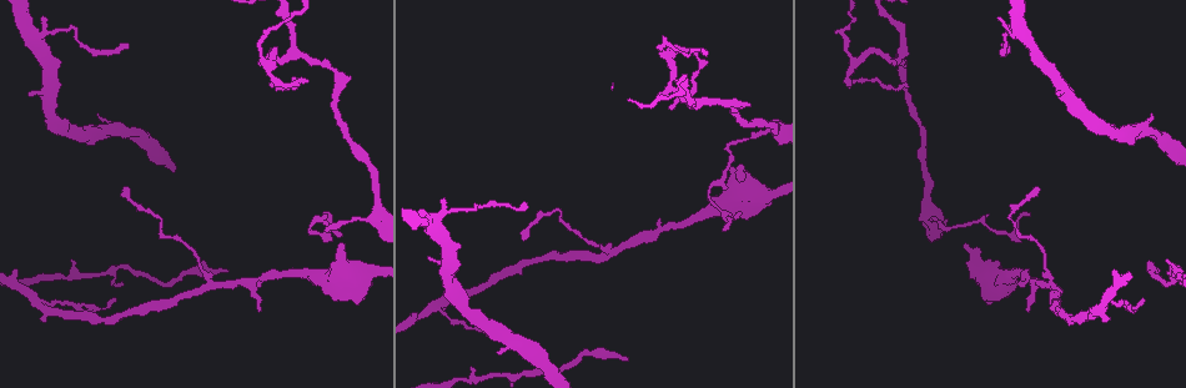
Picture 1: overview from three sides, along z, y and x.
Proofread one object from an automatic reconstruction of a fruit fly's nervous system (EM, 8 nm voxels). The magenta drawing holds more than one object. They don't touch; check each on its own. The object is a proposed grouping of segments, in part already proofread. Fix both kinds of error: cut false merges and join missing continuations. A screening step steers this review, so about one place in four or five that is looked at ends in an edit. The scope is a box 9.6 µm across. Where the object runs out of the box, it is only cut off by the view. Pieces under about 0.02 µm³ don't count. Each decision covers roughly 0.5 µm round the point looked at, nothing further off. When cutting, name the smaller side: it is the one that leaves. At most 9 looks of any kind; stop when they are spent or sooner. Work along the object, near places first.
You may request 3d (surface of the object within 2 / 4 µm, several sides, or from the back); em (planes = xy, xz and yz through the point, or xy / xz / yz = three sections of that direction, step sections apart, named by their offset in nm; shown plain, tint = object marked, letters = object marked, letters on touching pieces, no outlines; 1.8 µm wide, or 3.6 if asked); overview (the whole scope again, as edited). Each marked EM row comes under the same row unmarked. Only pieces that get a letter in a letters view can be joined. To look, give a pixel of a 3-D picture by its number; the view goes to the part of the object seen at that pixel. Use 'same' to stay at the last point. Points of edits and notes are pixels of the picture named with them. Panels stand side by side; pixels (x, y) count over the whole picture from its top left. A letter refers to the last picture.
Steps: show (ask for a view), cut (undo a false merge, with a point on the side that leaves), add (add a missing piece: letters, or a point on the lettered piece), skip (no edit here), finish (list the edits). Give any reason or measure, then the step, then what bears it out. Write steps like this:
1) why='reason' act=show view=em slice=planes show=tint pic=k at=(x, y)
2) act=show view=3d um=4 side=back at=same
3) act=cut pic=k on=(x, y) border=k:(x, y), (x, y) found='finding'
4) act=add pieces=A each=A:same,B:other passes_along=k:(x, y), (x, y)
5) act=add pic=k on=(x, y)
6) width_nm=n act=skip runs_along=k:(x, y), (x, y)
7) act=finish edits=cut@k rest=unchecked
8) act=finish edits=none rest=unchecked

why='tapers out' act=show view=em slice=xz step=8 show=letters pic=1 at=(1143, 299)

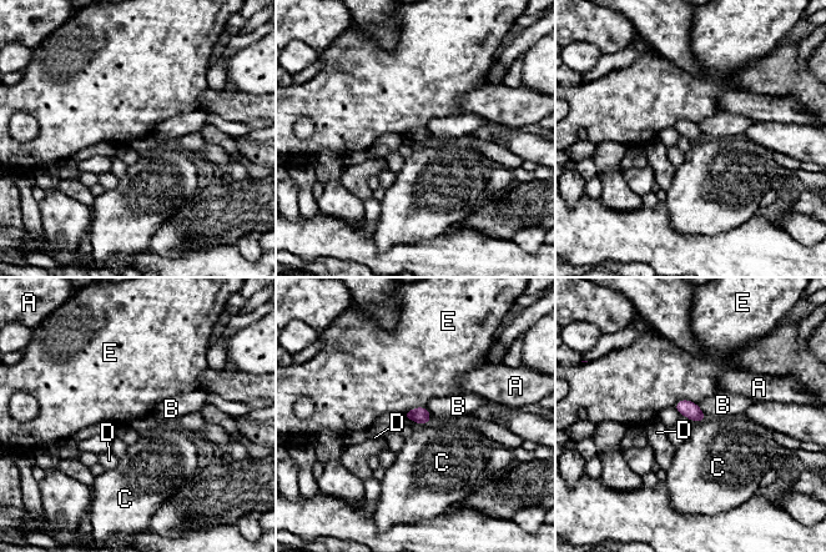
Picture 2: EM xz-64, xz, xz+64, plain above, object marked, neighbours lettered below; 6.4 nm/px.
act=skip each=A:other,B:other,C:other,D:other,E:other border=2:(696, 402), (679, 400), (673, 406) found='none of them fits'

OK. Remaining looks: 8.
why='sharp bend' act=show view=3d um=2 side=back pic=1 at=(741, 106)

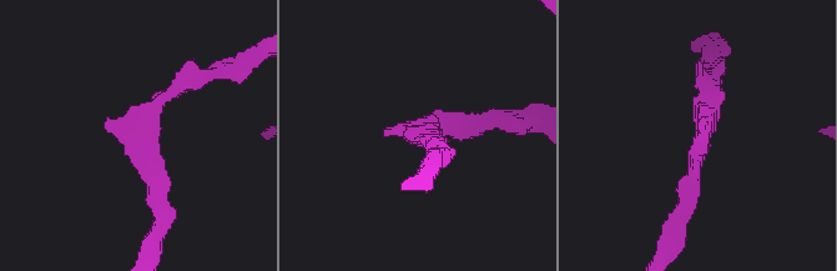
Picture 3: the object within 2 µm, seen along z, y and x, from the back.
why='shape alone is not enough' act=show view=em slice=planes show=tint pic=3 at=(425, 128)

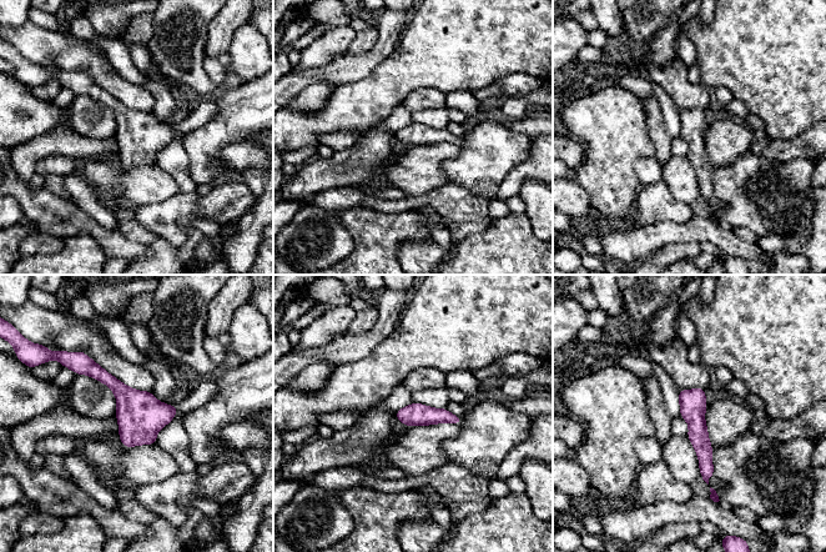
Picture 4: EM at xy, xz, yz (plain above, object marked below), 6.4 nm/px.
why='what lies round it' act=show view=em slice=planes show=letters at=same

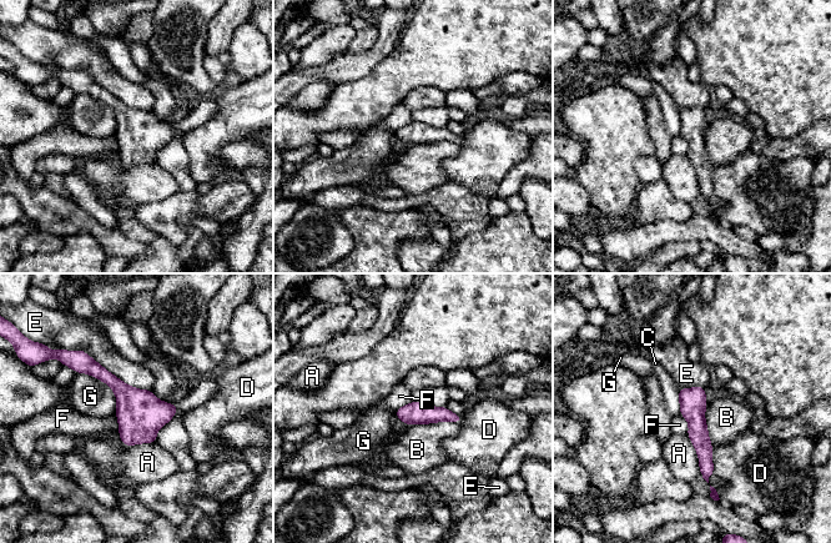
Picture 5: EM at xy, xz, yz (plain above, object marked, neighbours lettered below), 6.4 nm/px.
longest_contact=E:550nm act=skip each=A:other,B:other,C:other,D:other,E:other,F:other,G:other found='all the same neuron'

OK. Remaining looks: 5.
act=show view=3d um=2 pic=1 at=(1026, 309)

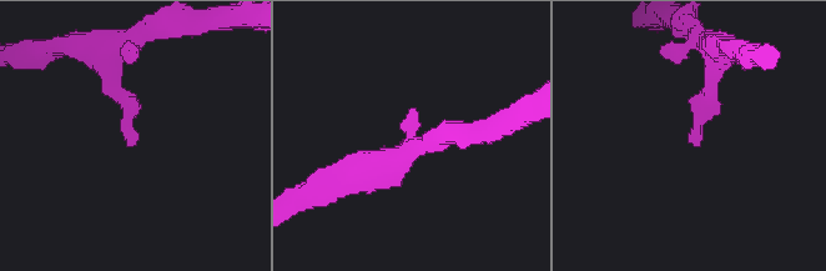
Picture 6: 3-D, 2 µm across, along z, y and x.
why='need the tissue' act=show view=em slice=xz step=8 show=tint pic=6 at=(128, 144)

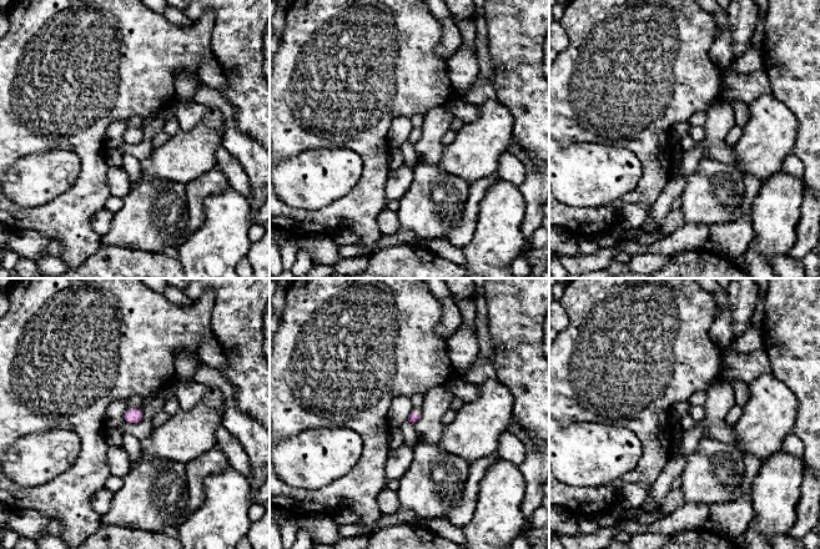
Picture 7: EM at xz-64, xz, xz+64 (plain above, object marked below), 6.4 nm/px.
act=show view=em slice=planes show=letters at=same

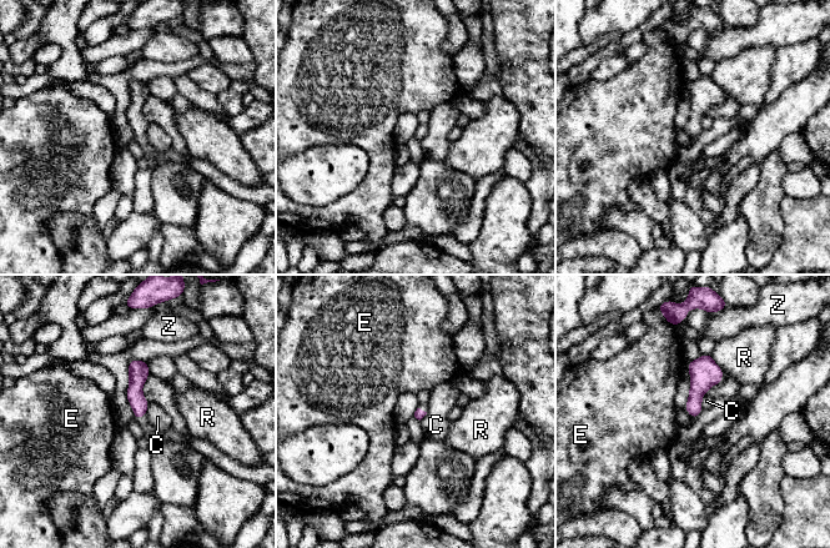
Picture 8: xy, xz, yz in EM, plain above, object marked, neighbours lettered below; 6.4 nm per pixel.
act=skip each=C:other,E:other,R:other,Z:other found='no lettered piece goes on from it'

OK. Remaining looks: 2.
why='branch stops here' act=show view=3d um=2 pic=1 at=(1058, 95)

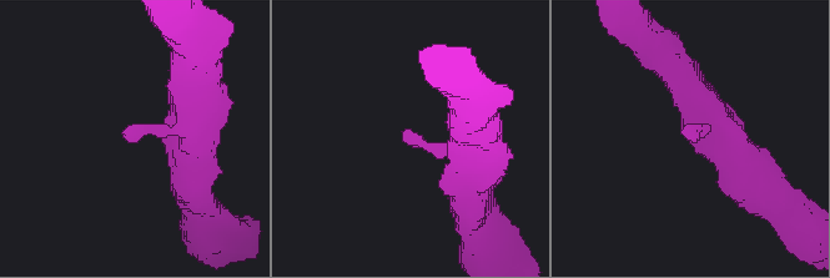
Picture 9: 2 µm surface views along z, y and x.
why='now the EM' act=show view=em slice=planes show=letters pic=9 at=(402, 136)

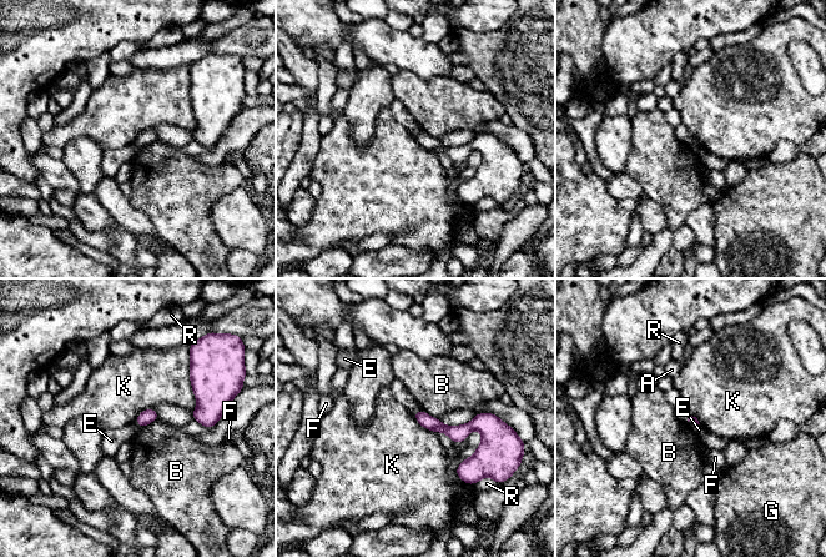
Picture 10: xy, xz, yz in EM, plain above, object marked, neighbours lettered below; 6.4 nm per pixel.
act=skip each=A:other,B:other,E:other,F:other,G:other,K:other,R:other runs_along=10:(418, 413), (446, 430), (490, 425) found='no lettered piece goes on from it'

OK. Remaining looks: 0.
act=finish edits=none rest=unchecked

